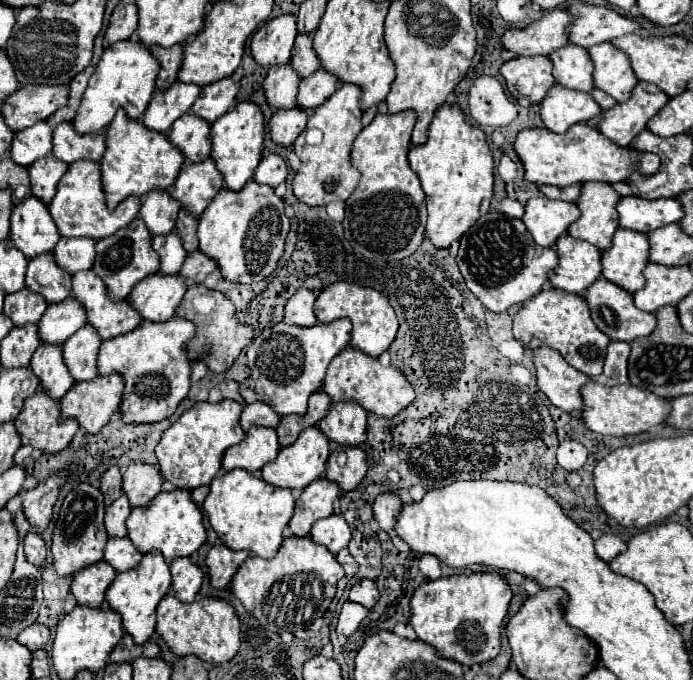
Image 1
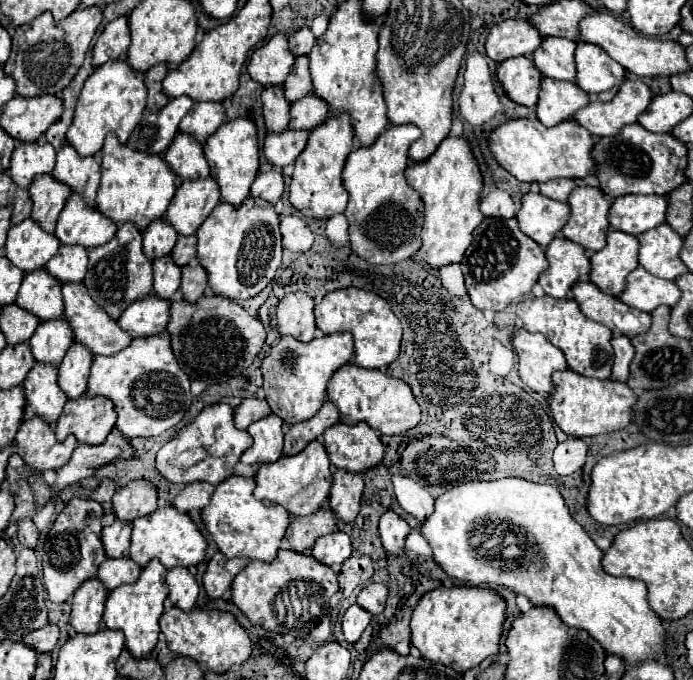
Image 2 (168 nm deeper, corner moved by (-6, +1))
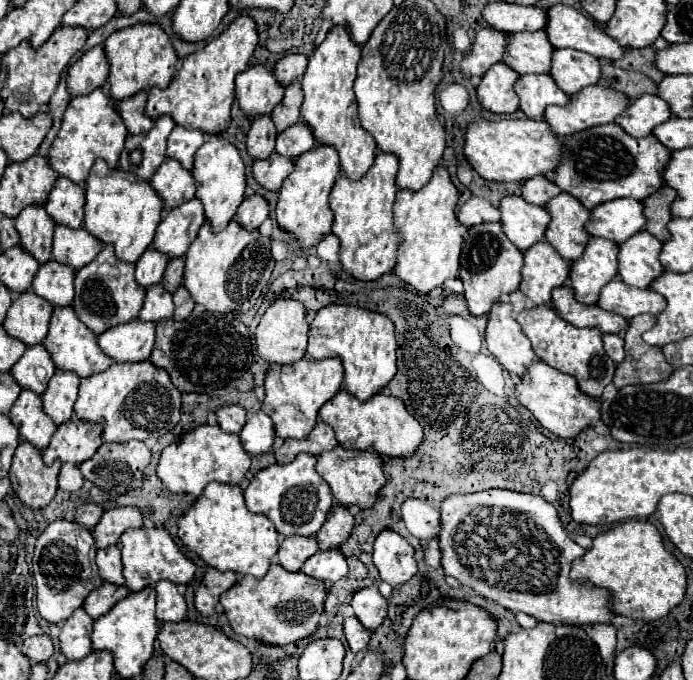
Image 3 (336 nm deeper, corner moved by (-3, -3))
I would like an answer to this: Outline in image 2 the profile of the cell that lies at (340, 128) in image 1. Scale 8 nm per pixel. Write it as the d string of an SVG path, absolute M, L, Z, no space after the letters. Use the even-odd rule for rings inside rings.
M331 116L311 130L305 150L295 160L295 172L291 176L289 200L297 210L311 210L315 218L331 218L337 212L343 212L347 206L347 190L343 188L343 166L347 154L353 150L353 132L351 116Z

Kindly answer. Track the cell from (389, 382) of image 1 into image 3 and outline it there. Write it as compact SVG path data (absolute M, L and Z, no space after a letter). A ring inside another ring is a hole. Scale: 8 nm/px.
M340 390L324 408L320 408L320 420L332 426L336 440L342 448L374 450L384 458L410 458L422 442L422 426L412 418L400 398L376 394L368 402L358 402L346 390Z

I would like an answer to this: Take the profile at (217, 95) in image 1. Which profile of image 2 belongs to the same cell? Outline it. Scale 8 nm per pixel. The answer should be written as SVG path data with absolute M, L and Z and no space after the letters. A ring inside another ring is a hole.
M199 102L193 104L193 108L185 114L185 118L179 124L179 130L193 134L199 142L205 142L207 136L211 136L223 124L223 120L225 120L223 104Z

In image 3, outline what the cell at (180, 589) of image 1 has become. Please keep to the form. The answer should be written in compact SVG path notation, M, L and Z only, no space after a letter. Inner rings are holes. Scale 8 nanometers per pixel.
M160 580L156 584L156 618L160 622L180 622L186 614L186 602L184 596L178 592L178 586Z

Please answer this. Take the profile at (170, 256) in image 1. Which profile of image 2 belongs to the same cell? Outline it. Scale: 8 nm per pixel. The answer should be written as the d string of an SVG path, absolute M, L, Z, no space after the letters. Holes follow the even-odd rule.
M161 256L159 260L153 262L153 272L155 272L155 282L153 282L155 296L169 300L171 294L181 284L181 268L173 262L171 256Z

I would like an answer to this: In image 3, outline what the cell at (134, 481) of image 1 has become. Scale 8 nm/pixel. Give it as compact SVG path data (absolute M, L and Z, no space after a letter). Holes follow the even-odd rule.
M126 506L104 512L102 520L92 530L96 548L108 548L112 544L118 544L120 534L128 528L142 528L142 514L138 508Z

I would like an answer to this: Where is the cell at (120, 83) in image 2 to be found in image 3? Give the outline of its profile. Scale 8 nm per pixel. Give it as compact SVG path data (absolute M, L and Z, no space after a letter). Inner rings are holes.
M96 88L96 92L90 92L86 96L76 96L70 100L64 112L60 132L50 146L48 162L52 170L58 172L58 176L64 176L76 184L84 184L96 158L104 158L110 168L116 168L126 136L128 132L122 118L116 112L116 104L102 88Z

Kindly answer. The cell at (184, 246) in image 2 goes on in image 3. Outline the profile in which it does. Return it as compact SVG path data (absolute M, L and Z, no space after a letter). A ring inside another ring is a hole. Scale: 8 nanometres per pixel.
M172 260L168 262L168 268L164 272L164 280L162 280L162 286L174 294L178 290L178 286L182 284L182 268L184 268L184 262L182 260Z

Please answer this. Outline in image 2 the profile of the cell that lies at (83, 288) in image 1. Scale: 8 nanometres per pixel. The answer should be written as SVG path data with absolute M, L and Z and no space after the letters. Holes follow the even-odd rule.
M81 282L63 286L63 302L65 302L65 316L71 322L75 340L89 346L93 354L103 354L103 356L115 354L127 348L129 342L133 340L131 336L127 336L127 332L123 332L123 328L119 328L117 320L111 320L111 316L107 316L107 312L103 312L103 308L99 308L99 304L91 300L91 294L87 292L87 288L83 288Z

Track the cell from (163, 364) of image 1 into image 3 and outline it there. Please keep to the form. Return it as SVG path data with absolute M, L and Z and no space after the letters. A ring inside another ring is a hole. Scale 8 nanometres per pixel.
M150 362L136 364L112 364L108 370L80 380L78 400L74 404L74 412L80 420L102 424L102 442L118 442L124 444L128 440L146 440L150 436L160 438L170 432L180 422L180 392L172 384L168 372L152 366Z

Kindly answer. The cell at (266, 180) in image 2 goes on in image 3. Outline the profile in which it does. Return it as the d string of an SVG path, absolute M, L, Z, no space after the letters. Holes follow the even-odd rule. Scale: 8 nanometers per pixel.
M258 194L246 198L236 212L236 222L246 230L256 230L266 218L268 218L268 204Z

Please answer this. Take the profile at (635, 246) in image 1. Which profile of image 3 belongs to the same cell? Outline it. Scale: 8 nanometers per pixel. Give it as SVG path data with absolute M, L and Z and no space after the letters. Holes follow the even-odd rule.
M590 238L584 254L570 264L570 288L582 304L596 304L600 288L618 274L618 244Z

